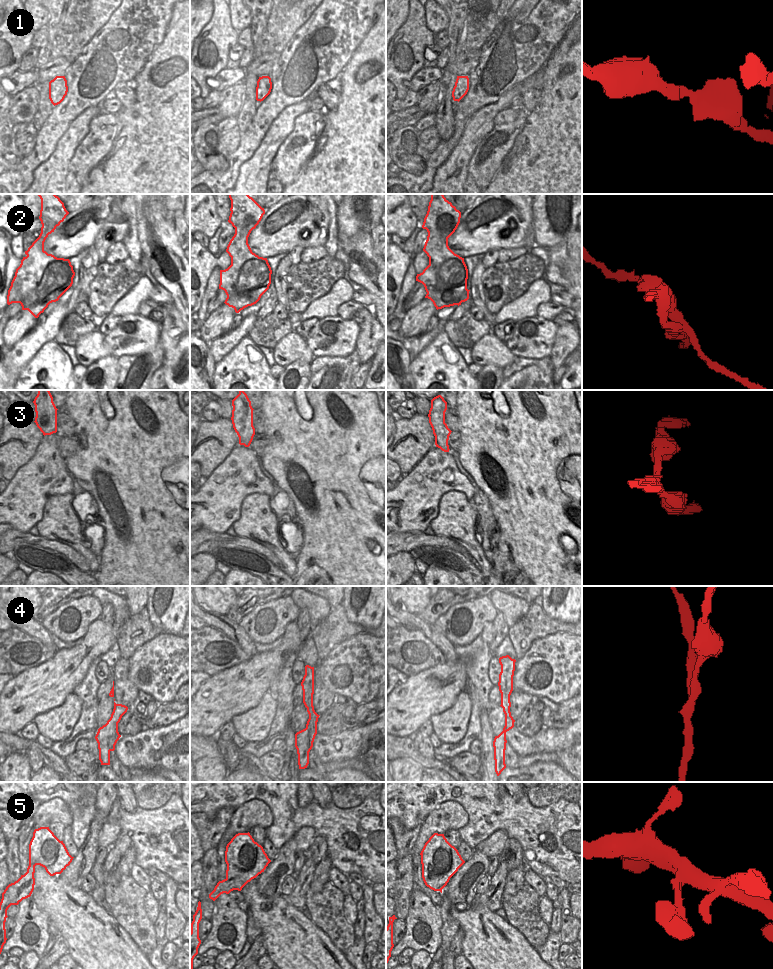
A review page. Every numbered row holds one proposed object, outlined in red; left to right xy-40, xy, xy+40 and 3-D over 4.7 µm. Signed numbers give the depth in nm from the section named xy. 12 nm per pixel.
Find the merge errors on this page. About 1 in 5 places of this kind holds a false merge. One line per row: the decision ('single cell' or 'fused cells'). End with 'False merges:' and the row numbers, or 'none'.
1: single cell
2: fused cells
3: fused cells
4: fused cells
5: single cell
False merges: 2, 3, 4

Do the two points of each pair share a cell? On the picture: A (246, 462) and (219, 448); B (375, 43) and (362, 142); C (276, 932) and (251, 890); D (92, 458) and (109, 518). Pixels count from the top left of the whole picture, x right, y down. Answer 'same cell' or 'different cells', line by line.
A: different cells
B: same cell
C: same cell
D: same cell

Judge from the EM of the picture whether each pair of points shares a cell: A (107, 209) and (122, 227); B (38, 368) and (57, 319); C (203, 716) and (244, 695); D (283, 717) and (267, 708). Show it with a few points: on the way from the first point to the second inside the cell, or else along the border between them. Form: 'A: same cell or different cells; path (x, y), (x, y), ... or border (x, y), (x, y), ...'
A: same cell; path (108, 213), (118, 223)
B: different cells; border (54, 339), (46, 342), (31, 358)
C: same cell; path (213, 711), (229, 695), (234, 695)
D: different cells; border (269, 691), (276, 702), (276, 712), (267, 735)

